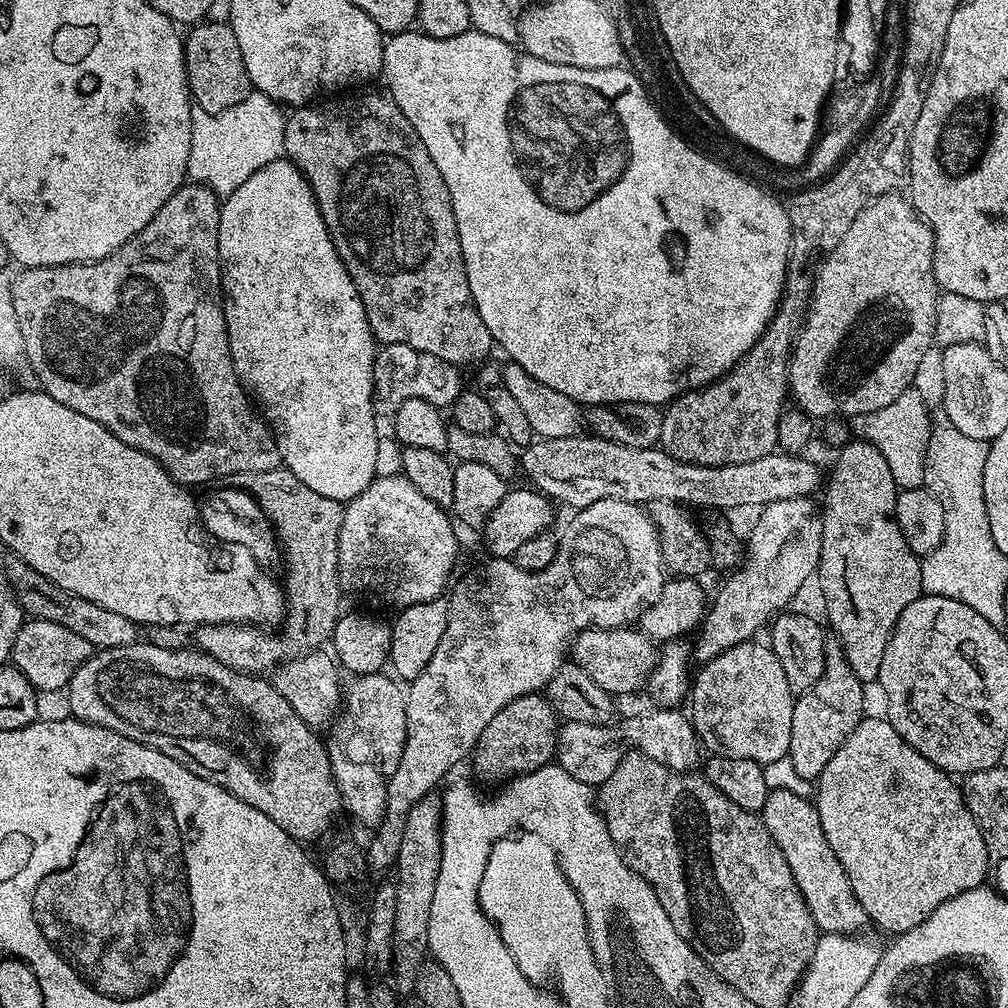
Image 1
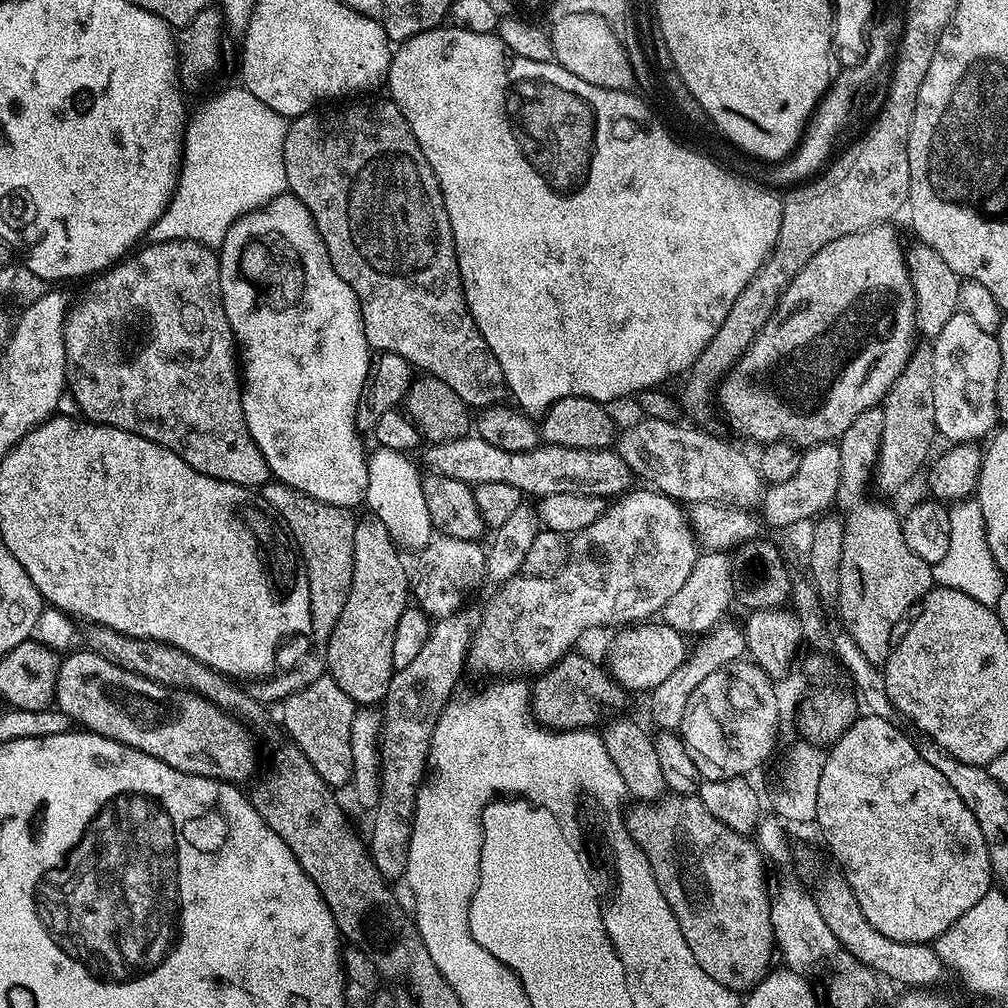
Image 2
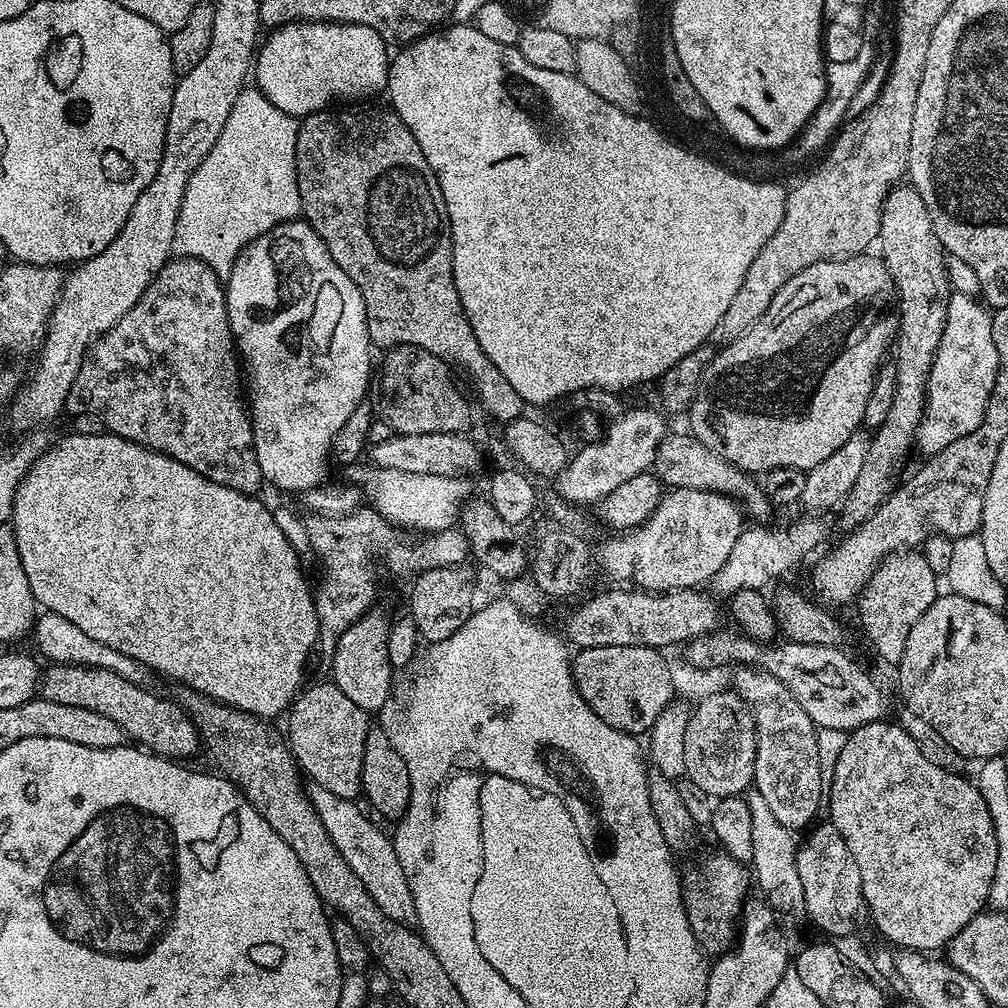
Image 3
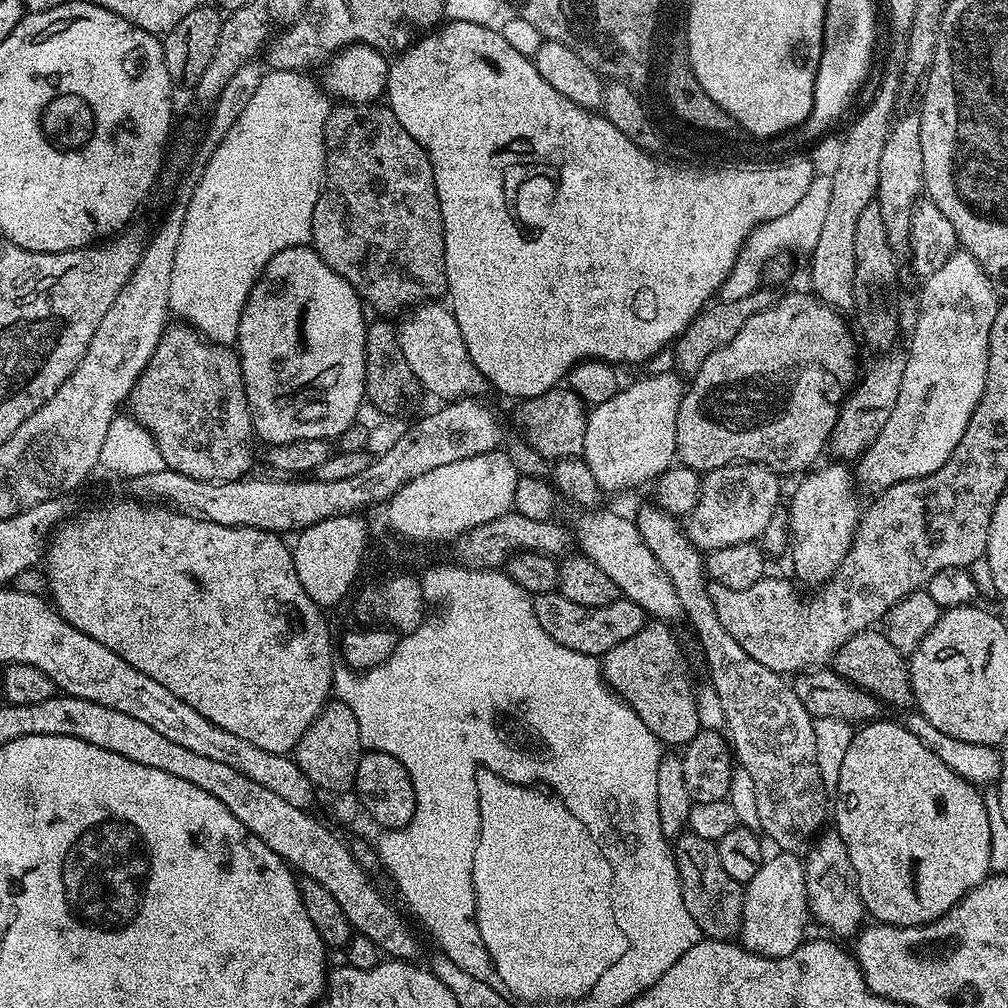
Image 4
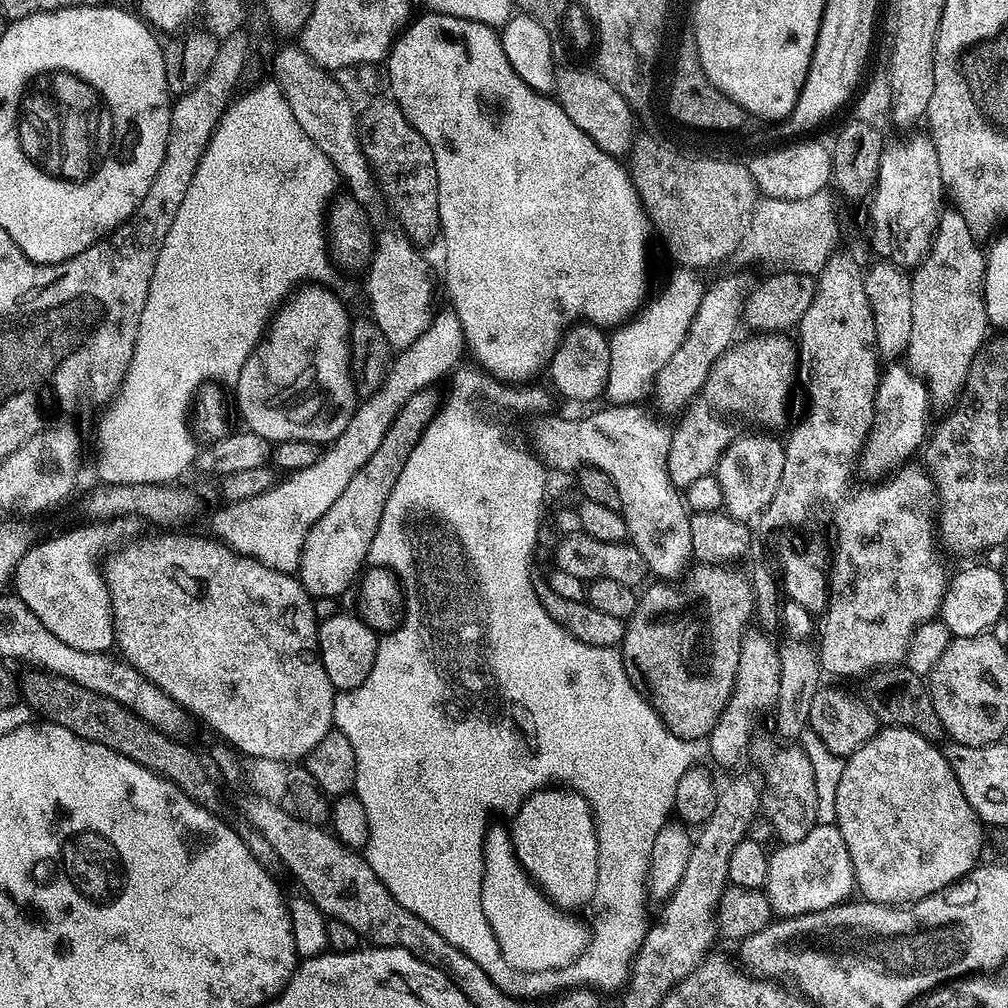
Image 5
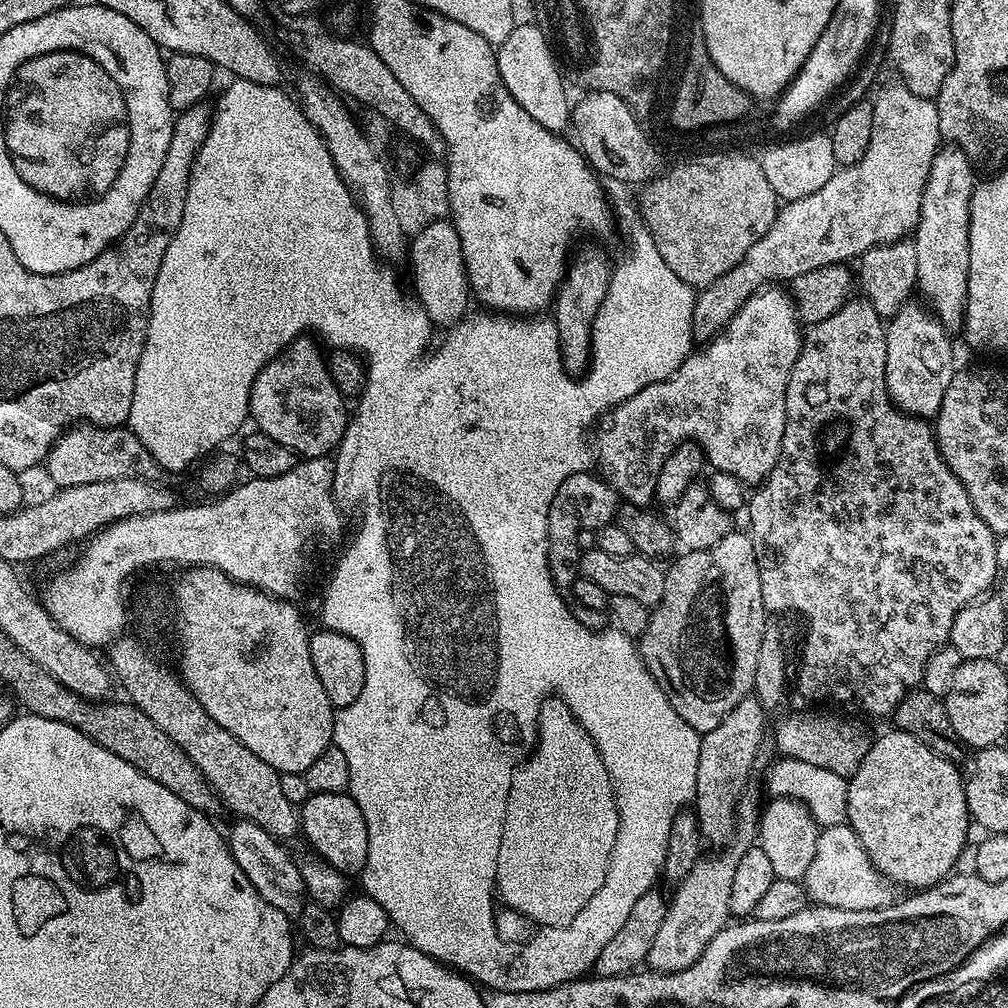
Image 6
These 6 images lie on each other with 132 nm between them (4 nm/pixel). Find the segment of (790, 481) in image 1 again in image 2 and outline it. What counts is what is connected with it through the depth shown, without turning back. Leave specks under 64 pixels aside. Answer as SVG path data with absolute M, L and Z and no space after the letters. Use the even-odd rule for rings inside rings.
M469 434L461 440L429 447L428 464L433 473L453 476L469 486L486 482L506 482L525 497L539 498L550 494L586 494L616 498L633 487L633 470L611 447L600 449L574 449L562 445L541 443L521 452L498 450L482 437Z

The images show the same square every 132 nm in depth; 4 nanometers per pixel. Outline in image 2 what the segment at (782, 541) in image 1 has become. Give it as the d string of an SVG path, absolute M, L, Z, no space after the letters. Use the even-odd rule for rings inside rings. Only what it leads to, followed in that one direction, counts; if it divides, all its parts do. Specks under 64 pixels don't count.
M721 622L715 628L703 633L696 645L691 645L685 660L674 674L666 681L658 685L650 692L652 698L652 720L660 730L679 729L682 722L682 714L686 714L686 702L690 702L690 694L698 690L698 685L706 679L709 674L714 674L714 670L722 670L726 665L733 664L735 660L741 659L745 655L746 645L744 643L745 629L739 624L728 624Z

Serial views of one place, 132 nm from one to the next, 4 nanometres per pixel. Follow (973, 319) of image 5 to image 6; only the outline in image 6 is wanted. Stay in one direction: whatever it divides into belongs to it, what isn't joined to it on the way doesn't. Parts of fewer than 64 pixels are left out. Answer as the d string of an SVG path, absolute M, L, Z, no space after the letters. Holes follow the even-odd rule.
M944 146L939 149L926 178L926 190L922 194L920 221L916 223L914 243L918 254L918 278L916 287L924 295L927 307L949 330L959 329L964 323L964 307L968 297L968 271L970 270L970 202L972 201L973 161L961 148Z

